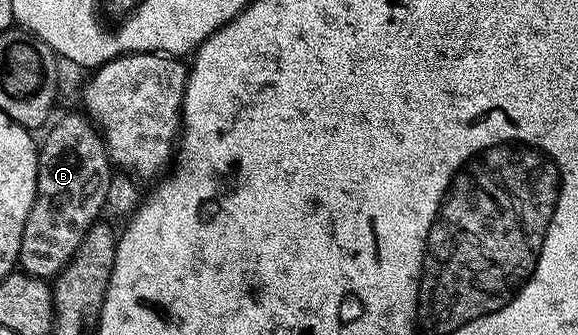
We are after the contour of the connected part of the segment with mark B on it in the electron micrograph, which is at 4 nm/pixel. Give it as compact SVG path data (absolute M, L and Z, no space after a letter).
M85 114L66 115L47 133L46 140L41 140L38 153L36 197L20 241L17 266L21 270L36 279L50 281L70 264L76 249L80 249L80 241L84 241L84 233L88 233L93 223L99 222L101 215L98 214L103 214L111 174L112 164L106 141Z

